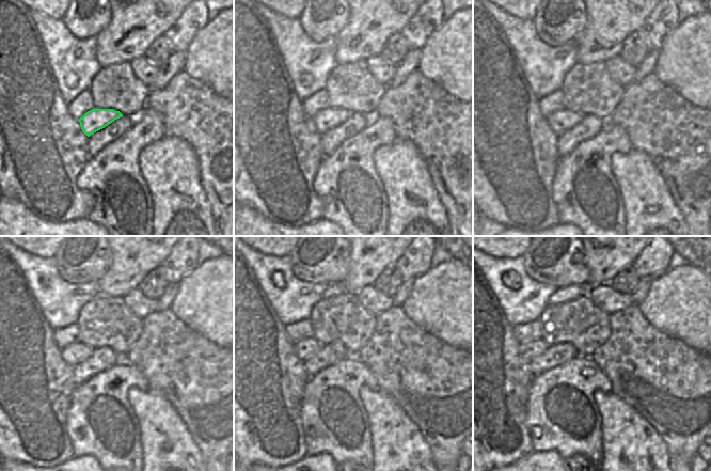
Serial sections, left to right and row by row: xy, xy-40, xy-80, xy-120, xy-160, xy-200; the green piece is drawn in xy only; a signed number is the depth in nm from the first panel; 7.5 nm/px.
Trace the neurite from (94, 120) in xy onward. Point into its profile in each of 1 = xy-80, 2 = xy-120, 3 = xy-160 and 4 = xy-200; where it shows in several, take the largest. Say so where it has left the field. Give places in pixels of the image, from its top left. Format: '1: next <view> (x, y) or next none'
1: next xy-80 (564, 120)
2: next xy-120 (75, 354)
3: next xy-160 (306, 347)
4: next xy-200 (536, 348)

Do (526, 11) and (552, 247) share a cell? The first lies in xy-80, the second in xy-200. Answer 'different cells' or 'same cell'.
different cells

